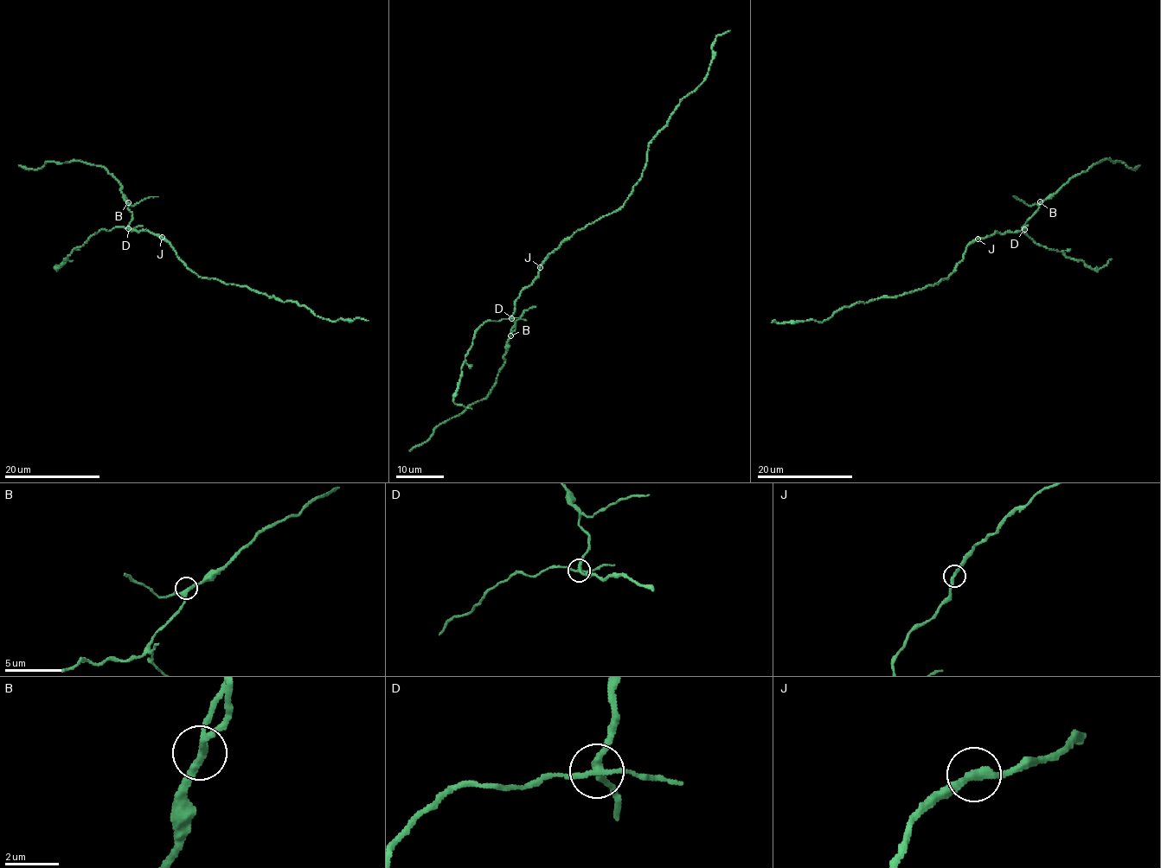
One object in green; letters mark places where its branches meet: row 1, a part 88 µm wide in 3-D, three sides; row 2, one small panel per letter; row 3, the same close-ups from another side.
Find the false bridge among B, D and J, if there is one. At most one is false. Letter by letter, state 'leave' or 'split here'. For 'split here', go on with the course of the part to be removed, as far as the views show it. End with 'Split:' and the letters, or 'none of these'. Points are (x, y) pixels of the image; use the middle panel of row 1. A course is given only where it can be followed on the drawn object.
B: leave
D: split here; foreign part runs (511, 317), (484, 322), (476, 332), (462, 366), (454, 400), (456, 404), (471, 409)
J: leave
Split: D

